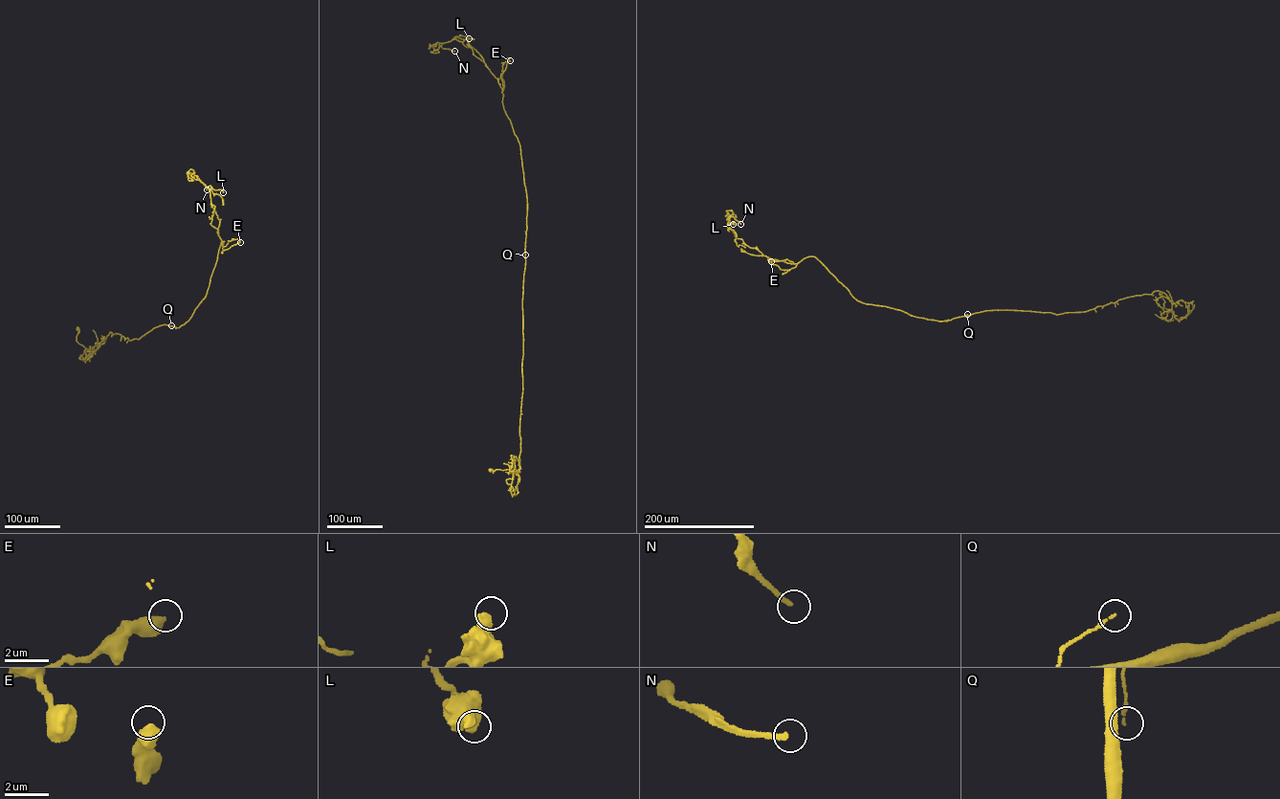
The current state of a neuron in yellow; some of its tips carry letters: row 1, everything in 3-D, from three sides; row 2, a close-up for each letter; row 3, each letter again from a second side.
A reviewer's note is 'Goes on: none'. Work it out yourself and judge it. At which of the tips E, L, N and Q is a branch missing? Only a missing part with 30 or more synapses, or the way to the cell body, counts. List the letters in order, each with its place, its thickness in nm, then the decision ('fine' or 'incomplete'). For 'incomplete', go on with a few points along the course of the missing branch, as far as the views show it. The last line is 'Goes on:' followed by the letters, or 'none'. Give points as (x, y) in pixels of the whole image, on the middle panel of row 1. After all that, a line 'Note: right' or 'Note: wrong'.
E: place (510, 60); calibre 500 nm; fine
L: place (469, 38); calibre 480 nm; fine
N: place (454, 51); calibre 220 nm; fine
Q: place (525, 255); calibre 160 nm; fine
Goes on: none
Note: right

